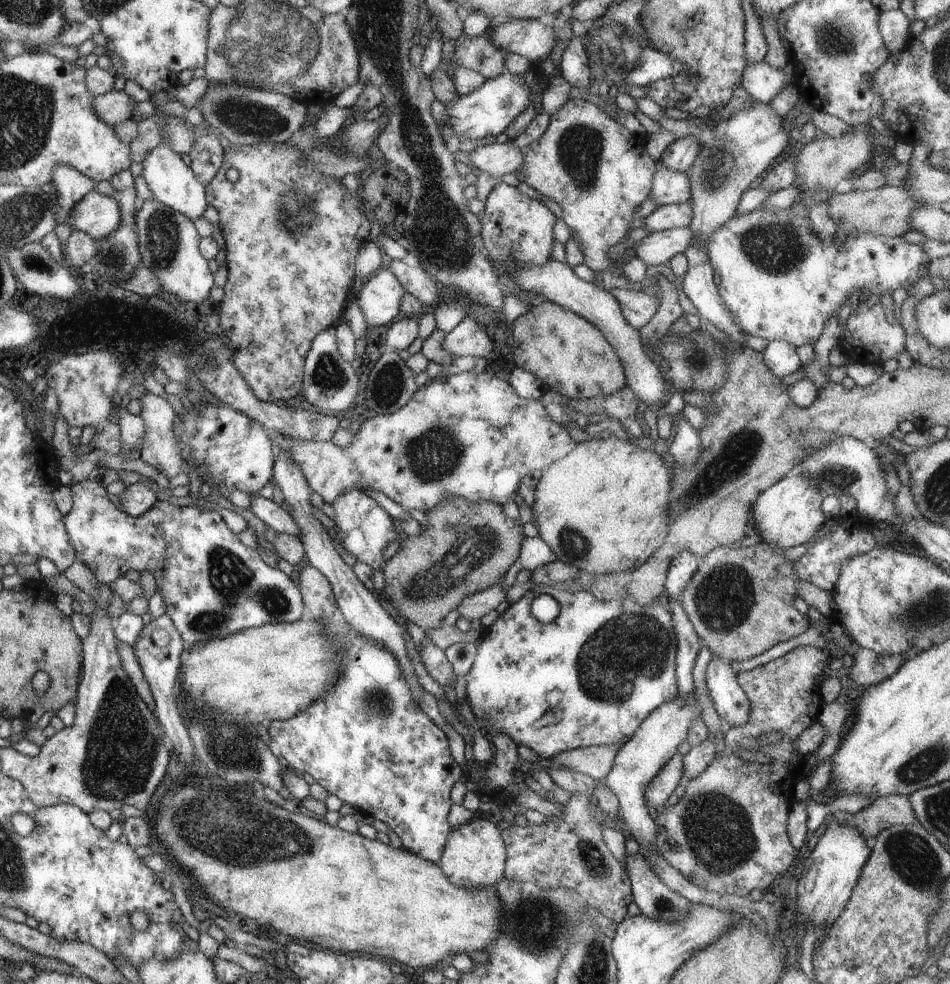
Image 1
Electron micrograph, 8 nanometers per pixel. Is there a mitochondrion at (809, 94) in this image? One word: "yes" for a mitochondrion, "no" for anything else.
no

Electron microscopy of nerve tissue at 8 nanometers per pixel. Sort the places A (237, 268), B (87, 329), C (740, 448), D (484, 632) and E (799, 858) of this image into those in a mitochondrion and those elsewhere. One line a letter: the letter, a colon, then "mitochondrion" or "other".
A: other
B: other
C: mitochondrion
D: other
E: other

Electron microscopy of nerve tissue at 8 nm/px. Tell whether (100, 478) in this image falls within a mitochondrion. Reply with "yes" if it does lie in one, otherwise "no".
no

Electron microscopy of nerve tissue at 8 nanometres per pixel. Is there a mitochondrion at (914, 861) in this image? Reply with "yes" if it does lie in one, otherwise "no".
yes

